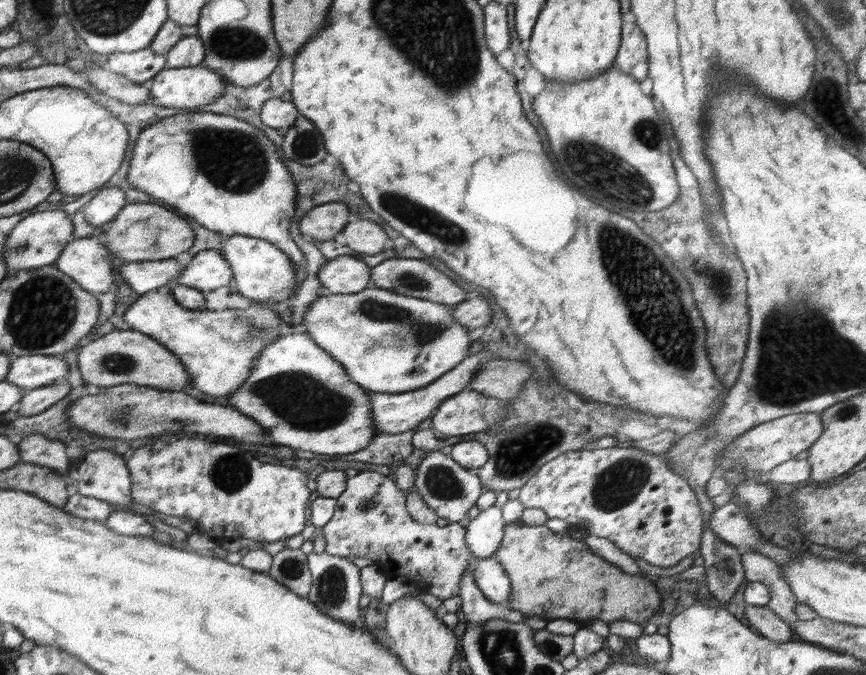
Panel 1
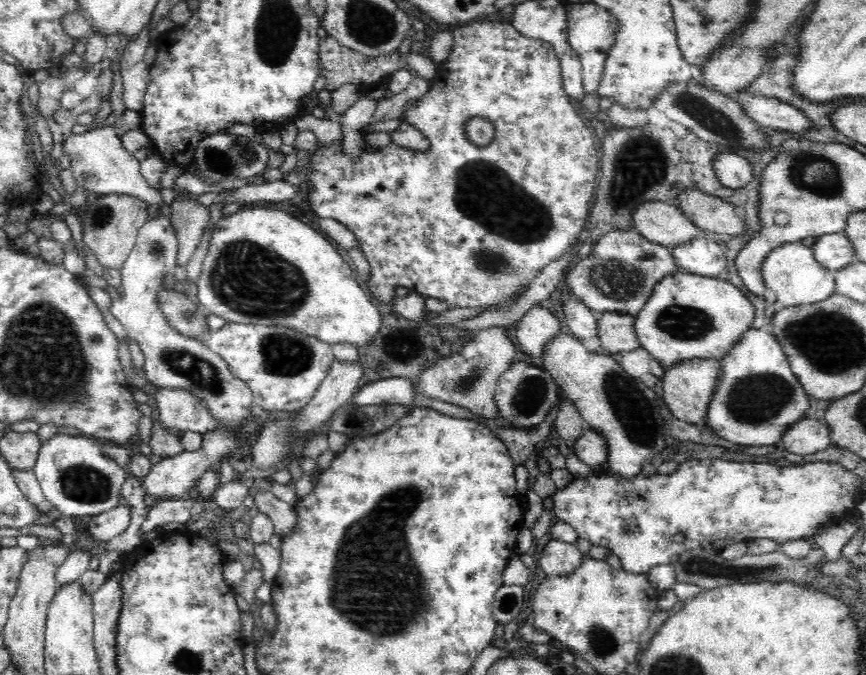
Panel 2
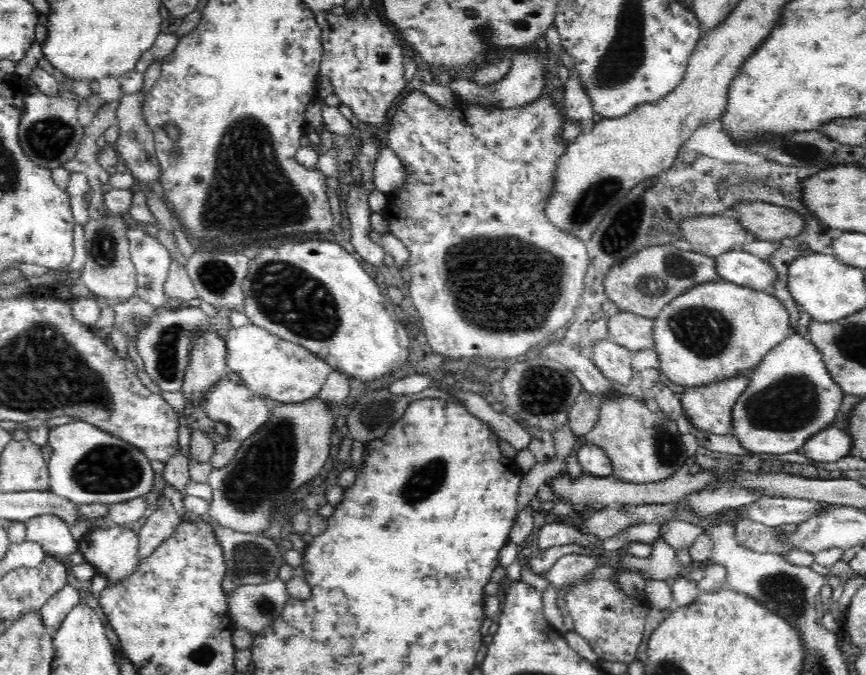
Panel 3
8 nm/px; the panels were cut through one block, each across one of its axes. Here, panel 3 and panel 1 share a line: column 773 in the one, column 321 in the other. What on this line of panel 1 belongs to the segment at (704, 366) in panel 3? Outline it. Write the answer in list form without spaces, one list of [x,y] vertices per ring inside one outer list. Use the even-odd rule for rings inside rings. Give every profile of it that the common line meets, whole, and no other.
[[[368,286],[356,293],[316,297],[316,300],[308,305],[308,311],[304,311],[302,323],[308,326],[301,331],[308,333],[316,342],[316,346],[324,348],[336,362],[340,362],[352,382],[356,382],[367,391],[381,393],[415,391],[432,384],[468,356],[470,344],[473,342],[470,338],[470,330],[460,326],[452,318],[452,310],[453,306],[420,300],[412,295],[402,296],[384,288]],[[386,332],[398,334],[402,346],[390,346],[390,348],[378,348],[366,352],[370,342],[378,340]]]

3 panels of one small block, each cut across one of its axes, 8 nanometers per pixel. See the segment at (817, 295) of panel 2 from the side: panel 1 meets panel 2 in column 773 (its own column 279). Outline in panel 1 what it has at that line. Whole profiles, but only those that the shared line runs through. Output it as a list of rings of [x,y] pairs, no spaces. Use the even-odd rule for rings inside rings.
[[[244,235],[223,236],[222,243],[217,250],[226,258],[232,270],[236,290],[253,302],[266,302],[272,295],[284,289],[292,289],[292,292],[297,289],[299,282],[296,282],[298,276],[294,272],[294,264],[280,248],[270,244],[268,240]]]

